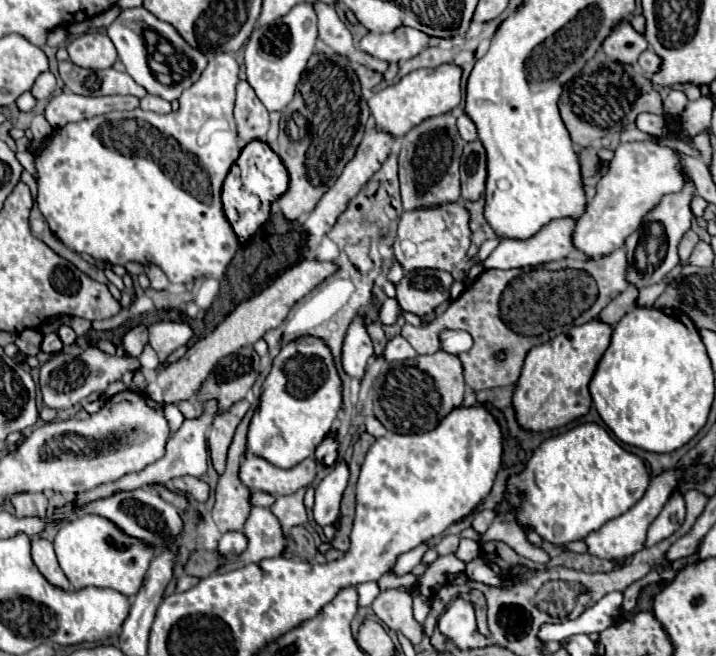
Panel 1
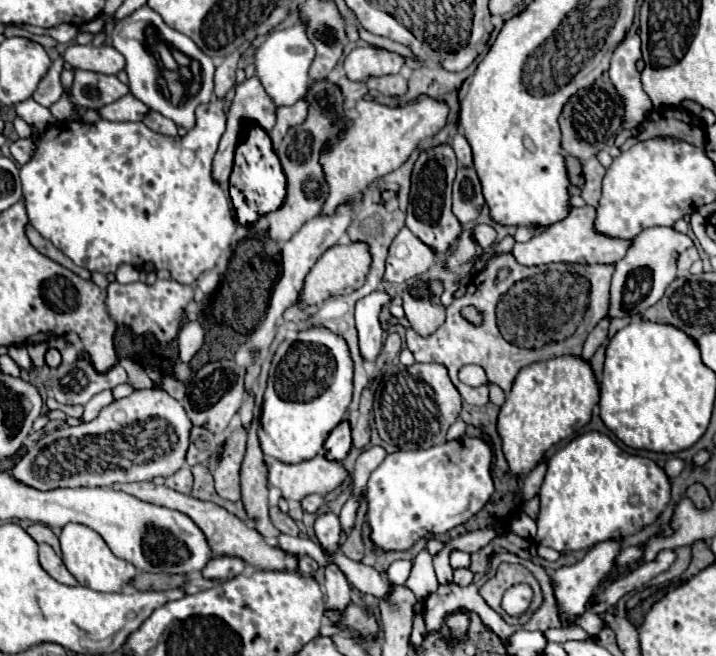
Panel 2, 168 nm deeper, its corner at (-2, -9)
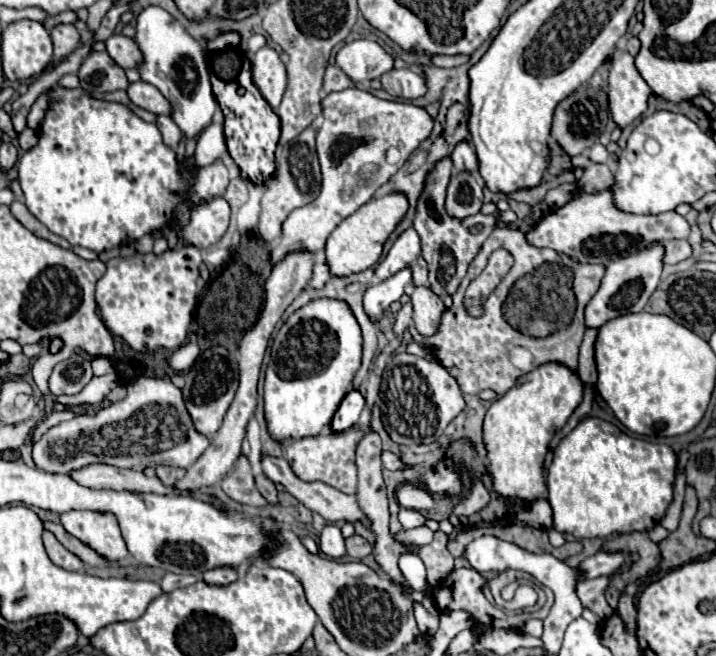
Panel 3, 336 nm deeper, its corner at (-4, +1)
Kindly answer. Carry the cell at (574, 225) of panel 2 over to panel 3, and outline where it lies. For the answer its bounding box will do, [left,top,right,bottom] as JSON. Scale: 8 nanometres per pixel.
[526,190,690,264]

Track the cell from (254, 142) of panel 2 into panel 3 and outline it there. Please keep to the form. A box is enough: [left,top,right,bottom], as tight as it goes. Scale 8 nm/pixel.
[214,58,280,184]

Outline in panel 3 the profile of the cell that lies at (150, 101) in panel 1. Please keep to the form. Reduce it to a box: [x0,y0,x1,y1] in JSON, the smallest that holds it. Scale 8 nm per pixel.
[156,114,182,148]

